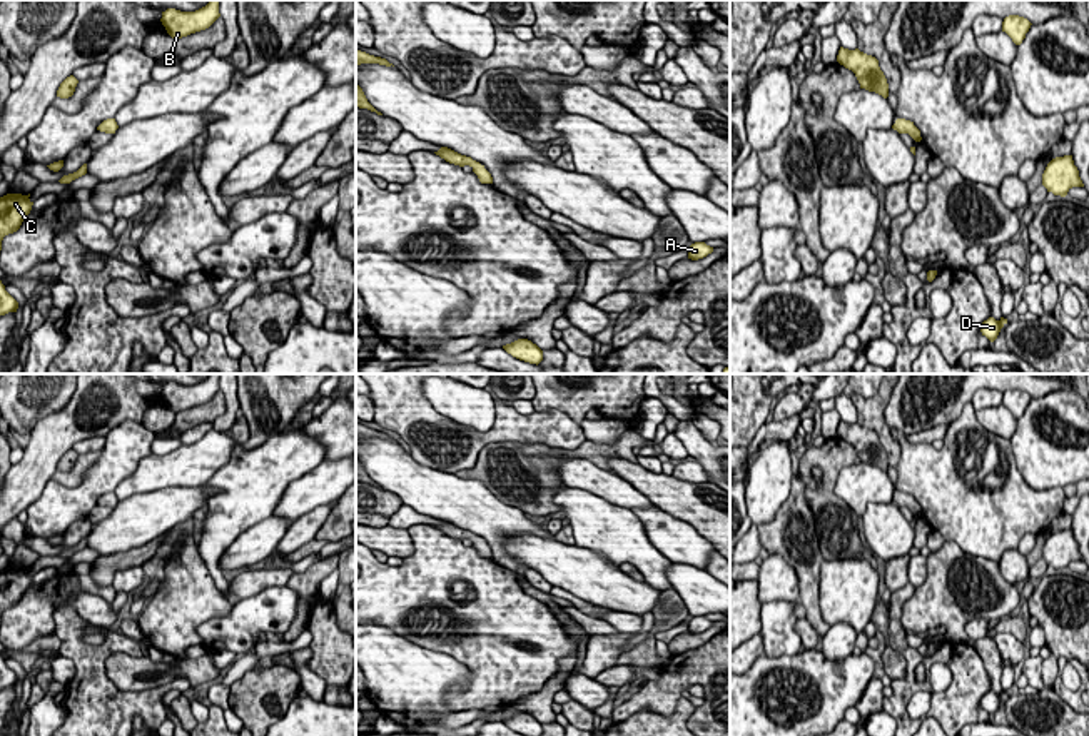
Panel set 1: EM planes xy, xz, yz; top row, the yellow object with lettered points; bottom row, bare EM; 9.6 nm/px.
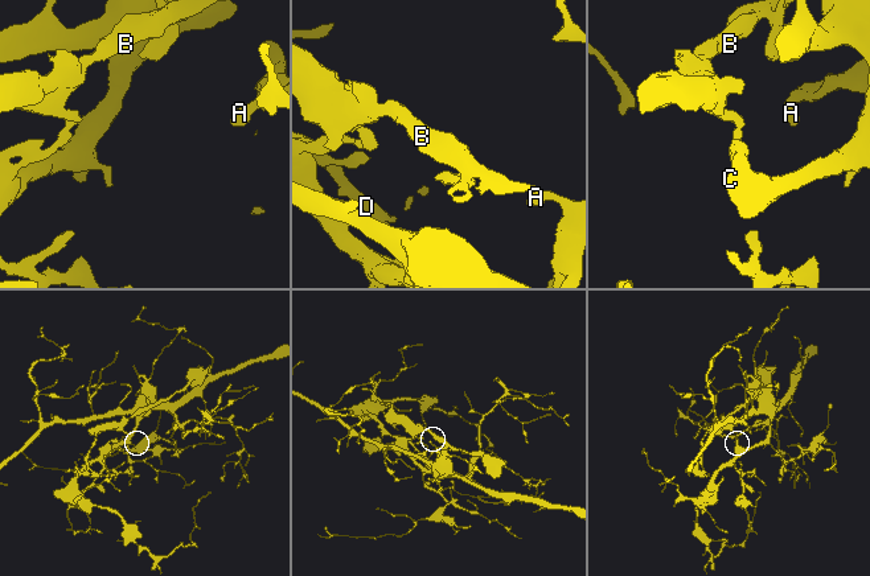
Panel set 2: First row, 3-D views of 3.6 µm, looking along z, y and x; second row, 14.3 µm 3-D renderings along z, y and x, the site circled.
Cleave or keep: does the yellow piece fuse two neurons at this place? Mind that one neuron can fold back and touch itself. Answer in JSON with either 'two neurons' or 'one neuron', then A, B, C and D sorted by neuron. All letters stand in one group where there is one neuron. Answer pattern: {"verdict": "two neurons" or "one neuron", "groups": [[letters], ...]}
{"verdict": "two neurons", "groups": [["A", "C", "D"], ["B"]]}

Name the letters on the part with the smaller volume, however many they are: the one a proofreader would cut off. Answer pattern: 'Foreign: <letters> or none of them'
Foreign: B

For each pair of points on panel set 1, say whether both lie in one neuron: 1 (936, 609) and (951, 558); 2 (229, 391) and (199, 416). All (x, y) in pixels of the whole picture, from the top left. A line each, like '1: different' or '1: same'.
1: same
2: different

